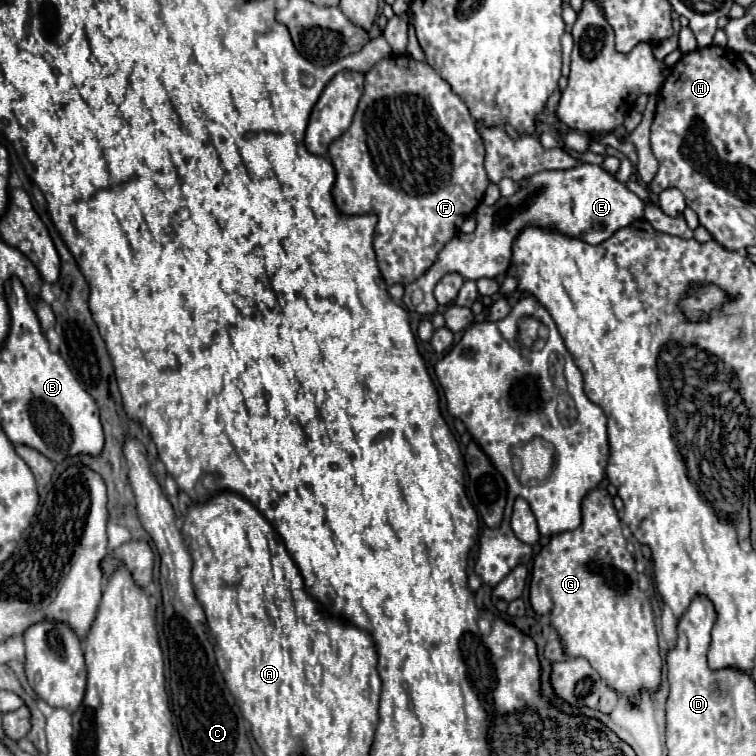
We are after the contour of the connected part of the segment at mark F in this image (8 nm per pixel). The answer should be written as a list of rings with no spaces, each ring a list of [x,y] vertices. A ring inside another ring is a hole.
[[[392,54],[366,72],[364,94],[350,128],[328,150],[336,170],[332,188],[338,212],[346,216],[376,214],[374,252],[388,286],[418,280],[438,258],[438,252],[458,232],[462,222],[480,206],[490,180],[484,170],[484,142],[464,102],[452,94],[436,70],[408,54]]]

